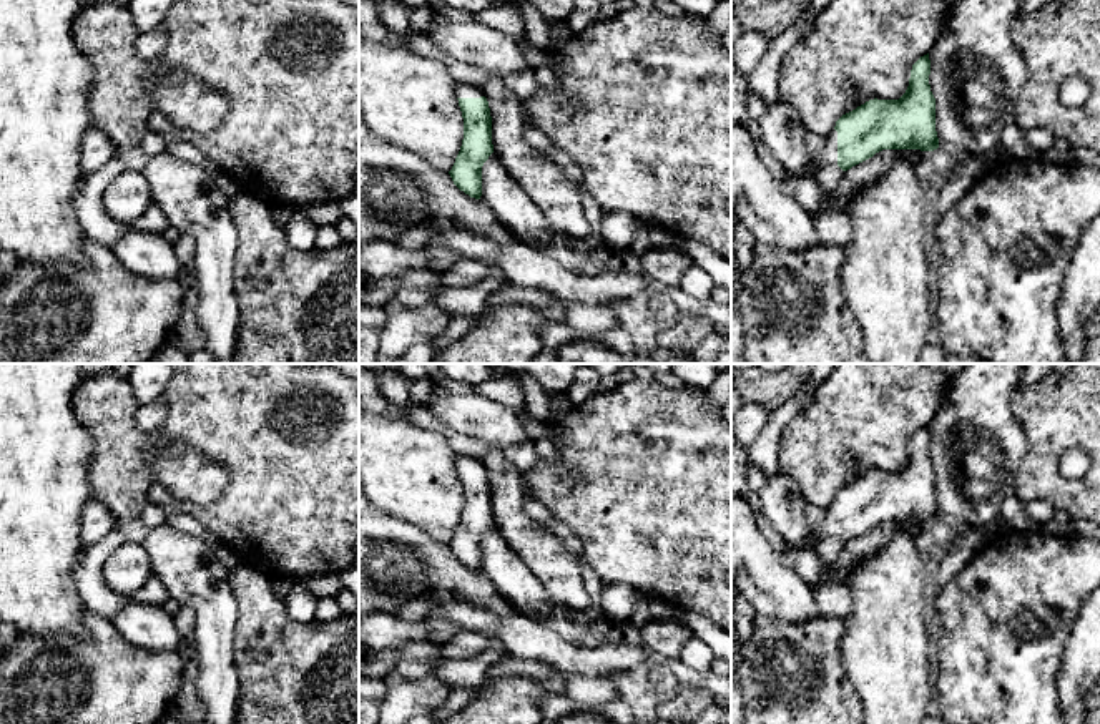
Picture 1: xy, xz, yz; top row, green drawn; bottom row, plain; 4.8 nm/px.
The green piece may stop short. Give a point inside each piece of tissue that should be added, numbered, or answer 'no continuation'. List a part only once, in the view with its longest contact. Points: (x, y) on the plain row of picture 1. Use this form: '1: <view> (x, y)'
1: yz (828, 530)

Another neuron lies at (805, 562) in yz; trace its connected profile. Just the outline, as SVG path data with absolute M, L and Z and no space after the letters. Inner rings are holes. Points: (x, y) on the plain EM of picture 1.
M940 520L934 523L921 521L882 521L872 530L844 543L837 560L831 566L823 566L814 548L793 548L779 553L781 561L794 570L794 573L811 588L818 586L824 578L836 578L847 583L851 571L861 566L867 558L882 550L899 528L919 536L924 530L937 531Z

